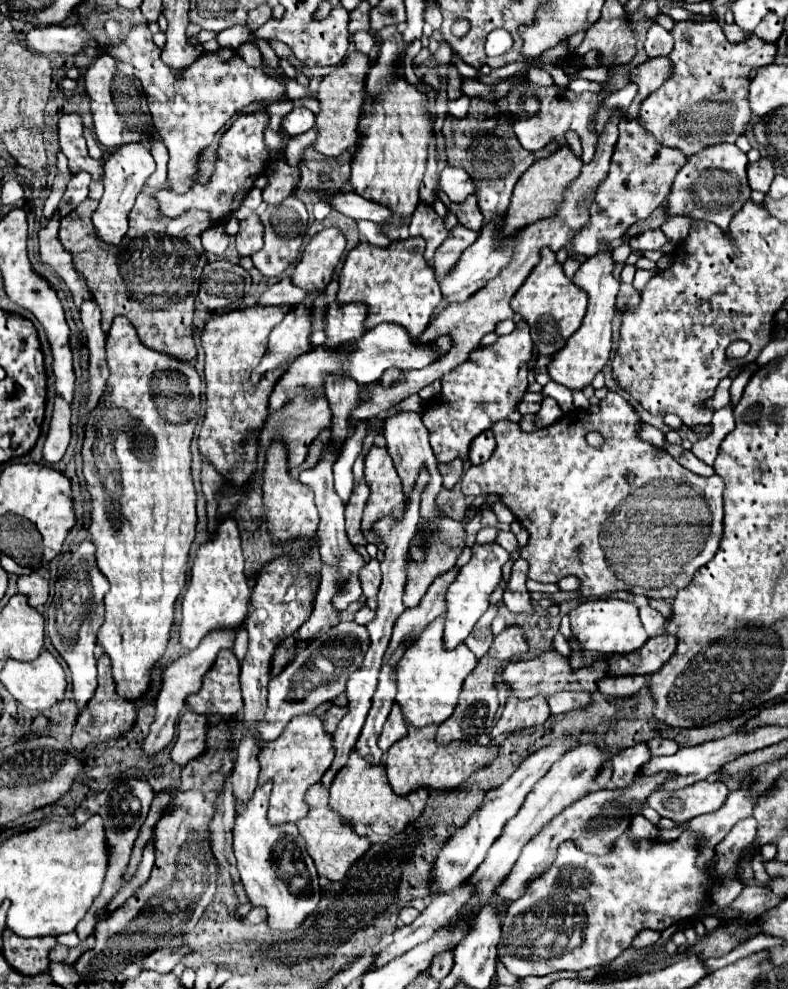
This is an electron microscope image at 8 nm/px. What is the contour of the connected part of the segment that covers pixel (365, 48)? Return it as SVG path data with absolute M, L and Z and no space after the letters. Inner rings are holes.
M358 32L354 35L354 43L357 51L368 55L372 49L374 42L370 33Z

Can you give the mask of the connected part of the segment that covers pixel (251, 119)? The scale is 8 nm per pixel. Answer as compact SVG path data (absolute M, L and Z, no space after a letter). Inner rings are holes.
M258 111L258 113L252 113L252 115L240 115L234 121L234 125L224 133L224 137L220 141L216 171L212 175L212 179L208 181L208 185L194 185L190 191L186 191L182 195L172 193L168 189L162 189L154 195L160 203L162 215L178 217L186 209L196 207L196 209L208 211L214 221L220 221L224 215L236 211L240 207L242 199L246 197L246 193L254 187L256 177L266 173L272 165L270 155L268 155L266 145L264 145L264 127L266 125L268 125L266 111Z

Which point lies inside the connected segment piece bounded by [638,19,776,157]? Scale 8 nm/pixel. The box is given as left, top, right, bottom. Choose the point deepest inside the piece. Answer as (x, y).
(696, 107)

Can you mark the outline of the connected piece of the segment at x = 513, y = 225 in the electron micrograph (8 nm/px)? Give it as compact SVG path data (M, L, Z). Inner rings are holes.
M560 147L554 155L540 159L534 163L516 183L514 193L512 193L512 203L506 213L506 231L518 231L520 227L534 223L538 219L550 217L552 211L556 209L556 203L562 199L566 187L570 181L574 181L580 175L582 161L570 151L570 147Z

